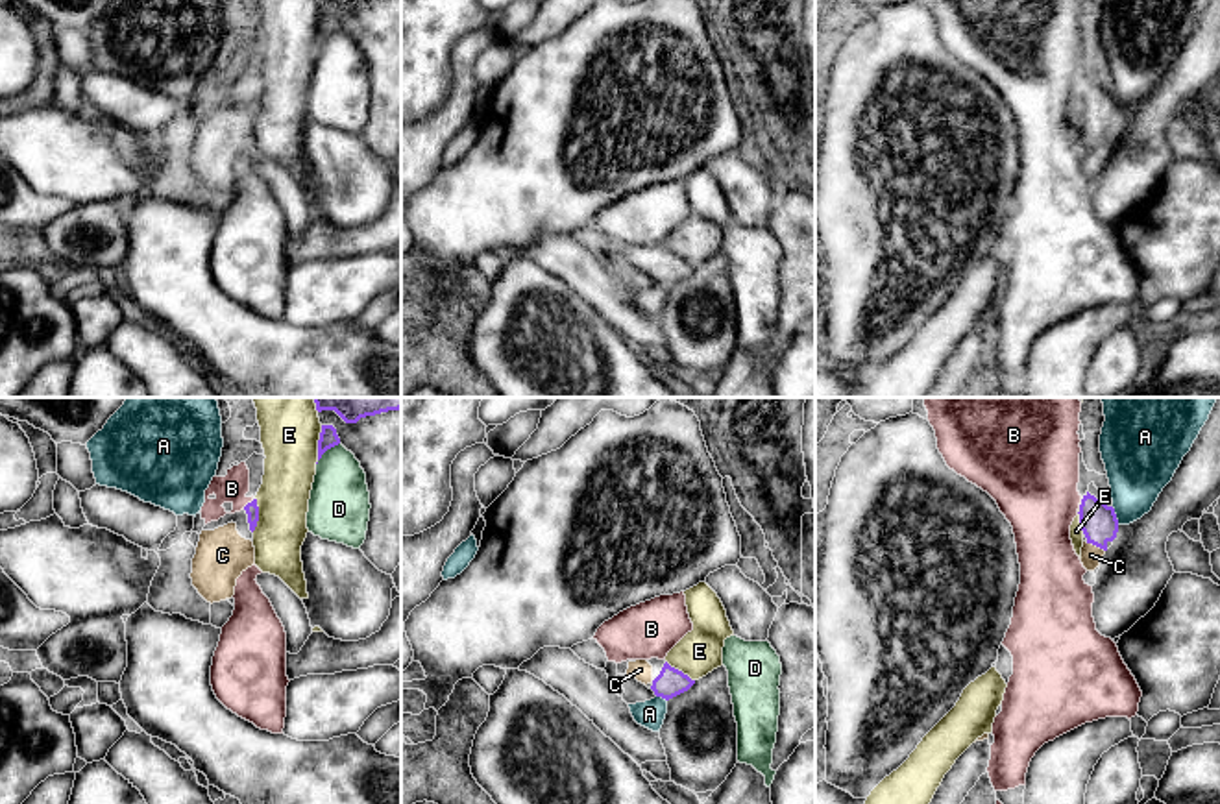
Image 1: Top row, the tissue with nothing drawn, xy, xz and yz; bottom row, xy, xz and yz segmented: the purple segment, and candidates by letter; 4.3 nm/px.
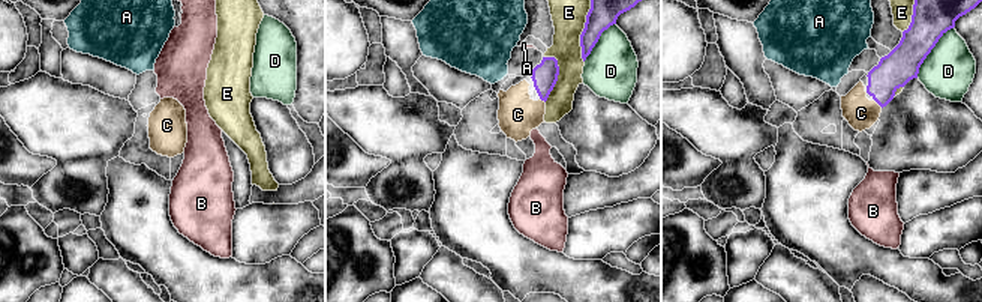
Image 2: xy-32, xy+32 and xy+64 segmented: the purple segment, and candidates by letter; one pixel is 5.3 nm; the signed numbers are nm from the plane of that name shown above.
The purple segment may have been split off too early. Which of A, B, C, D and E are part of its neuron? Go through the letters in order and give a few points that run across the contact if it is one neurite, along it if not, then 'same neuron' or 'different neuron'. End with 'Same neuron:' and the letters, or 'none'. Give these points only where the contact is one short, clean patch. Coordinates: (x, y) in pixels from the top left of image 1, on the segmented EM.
A: different neuron
B: line xy (254, 499), (243, 509); different neuron
C: line yz (1098, 522), (1095, 544), (1091, 555); same neuron
D: different neuron
E: different neuron
Same neuron: C

